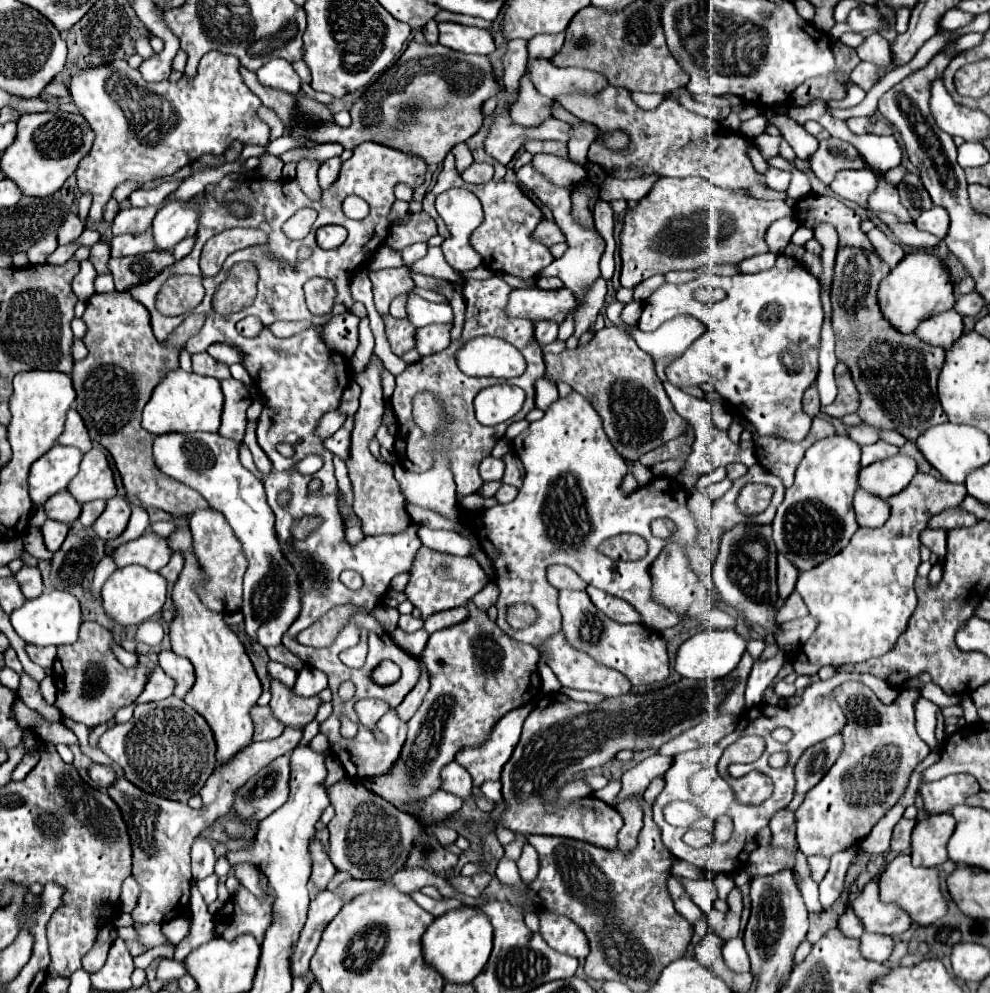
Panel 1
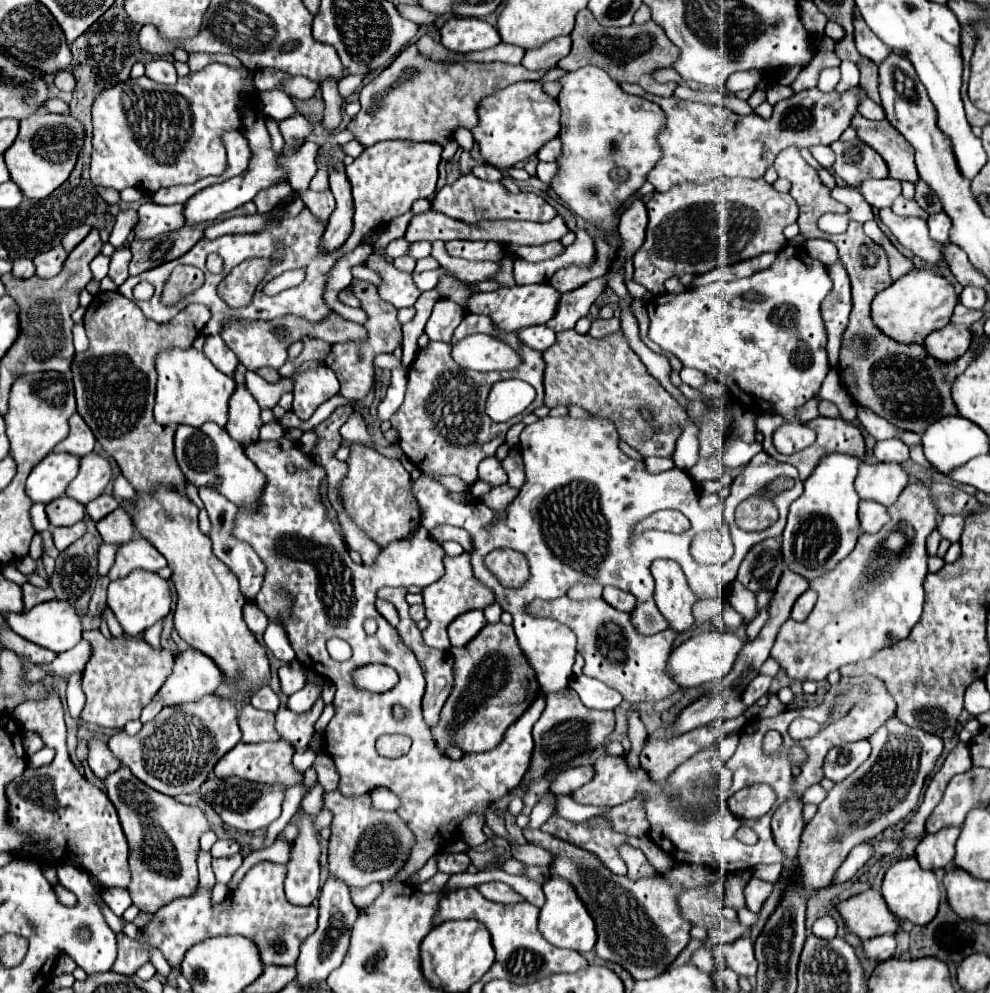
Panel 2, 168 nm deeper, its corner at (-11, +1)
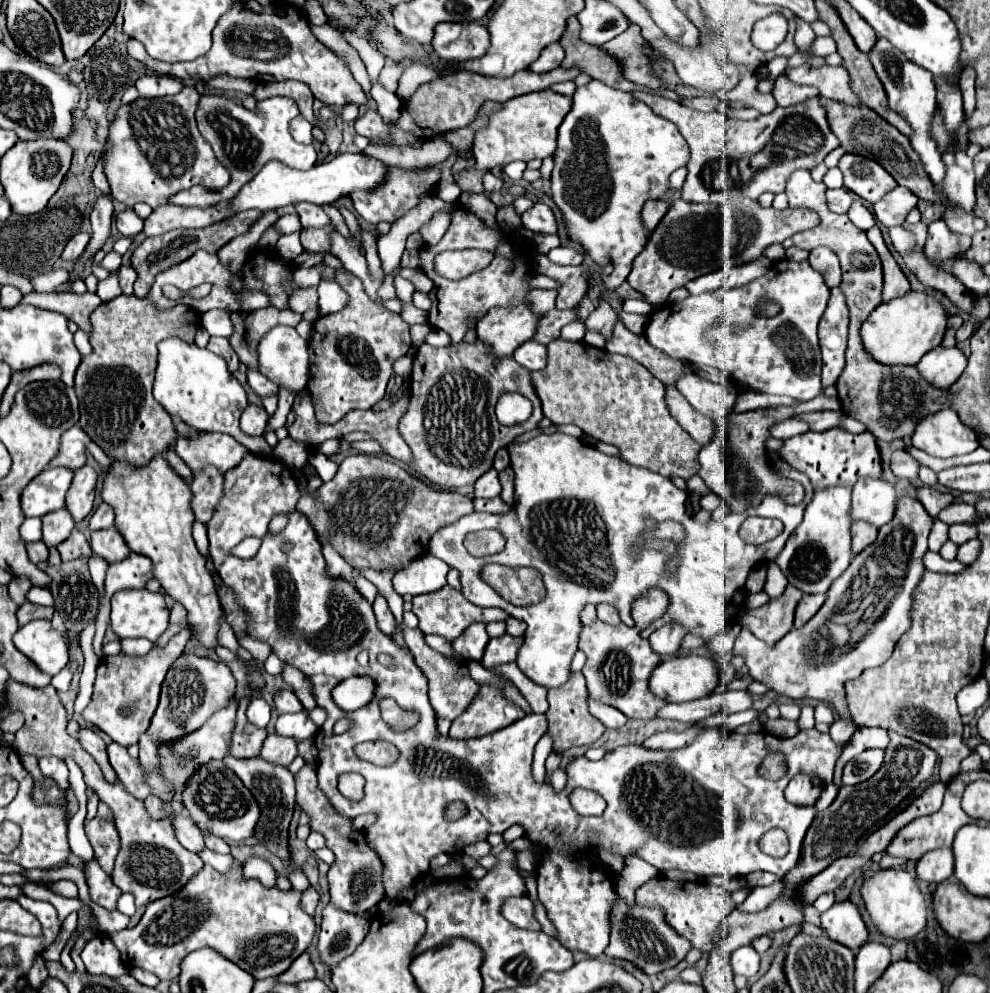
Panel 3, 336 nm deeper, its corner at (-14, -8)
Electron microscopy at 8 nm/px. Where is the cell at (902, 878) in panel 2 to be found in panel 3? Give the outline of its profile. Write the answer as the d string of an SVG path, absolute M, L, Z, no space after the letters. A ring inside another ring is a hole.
M879 871L871 879L867 879L861 887L861 895L865 901L865 907L875 921L877 929L895 939L911 939L913 935L921 933L927 927L927 901L921 893L915 877L911 877L907 871Z

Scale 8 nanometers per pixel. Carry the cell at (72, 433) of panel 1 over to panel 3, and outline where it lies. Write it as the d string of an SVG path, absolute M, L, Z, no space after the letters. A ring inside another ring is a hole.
M71 427L63 437L61 437L61 451L59 455L49 463L51 467L69 467L69 469L79 469L87 461L87 443L89 435L79 427Z

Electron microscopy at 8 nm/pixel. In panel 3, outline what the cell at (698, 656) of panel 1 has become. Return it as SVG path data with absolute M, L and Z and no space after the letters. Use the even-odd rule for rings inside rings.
M683 655L683 657L669 657L661 661L653 675L651 675L651 691L667 699L669 703L685 703L693 699L707 697L719 685L719 665L715 659L701 657L701 655Z

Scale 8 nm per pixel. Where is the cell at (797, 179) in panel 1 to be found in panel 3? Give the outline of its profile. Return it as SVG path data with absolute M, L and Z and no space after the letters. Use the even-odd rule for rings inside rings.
M845 187L839 189L827 189L827 203L833 213L847 213L853 197Z

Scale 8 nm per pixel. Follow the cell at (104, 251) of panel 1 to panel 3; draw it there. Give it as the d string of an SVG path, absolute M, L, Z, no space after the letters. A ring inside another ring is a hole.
M123 265L119 269L119 283L121 283L121 289L123 289L123 295L133 295L133 283L137 279L137 273L131 265Z

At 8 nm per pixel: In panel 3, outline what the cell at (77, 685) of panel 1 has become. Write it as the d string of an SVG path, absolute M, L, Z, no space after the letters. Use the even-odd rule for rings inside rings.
M183 629L175 635L167 647L153 647L147 655L125 655L119 653L115 657L105 657L97 667L97 679L93 685L93 697L87 709L83 711L83 719L101 731L105 731L115 743L129 747L139 741L139 735L147 731L151 717L159 703L161 683L169 671L169 667L183 655L183 647L189 641L191 631Z

